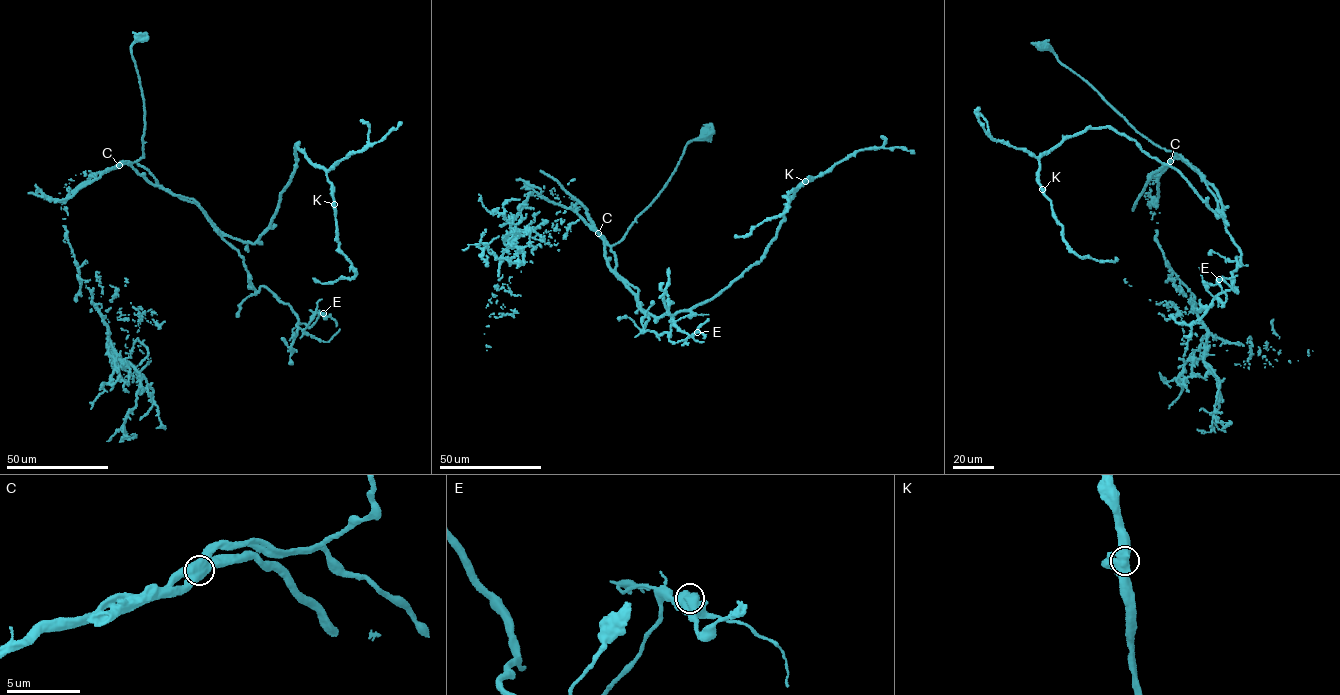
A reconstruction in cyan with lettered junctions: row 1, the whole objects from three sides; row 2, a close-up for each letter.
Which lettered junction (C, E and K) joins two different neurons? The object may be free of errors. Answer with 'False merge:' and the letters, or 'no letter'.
False merge: C

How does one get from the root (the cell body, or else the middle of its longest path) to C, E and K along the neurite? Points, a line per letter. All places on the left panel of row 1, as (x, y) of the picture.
C: (140, 37), (131, 49), (144, 99), (144, 155), (136, 161), (119, 165)
E: (140, 37), (131, 48), (145, 112), (136, 161), (199, 204), (256, 290), (264, 286), (309, 327), (323, 313)
K: (140, 37), (136, 161), (158, 185), (254, 243), (297, 143), (334, 204)

